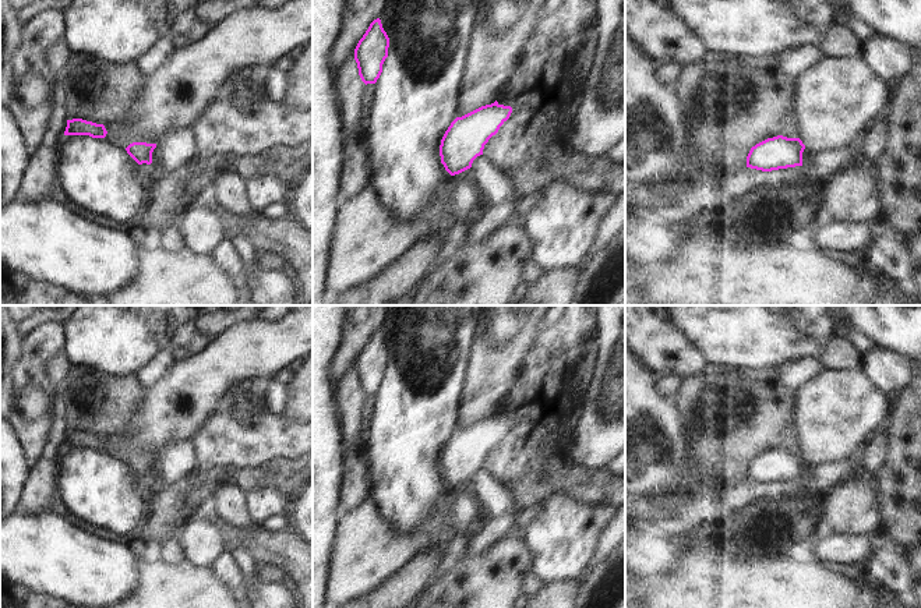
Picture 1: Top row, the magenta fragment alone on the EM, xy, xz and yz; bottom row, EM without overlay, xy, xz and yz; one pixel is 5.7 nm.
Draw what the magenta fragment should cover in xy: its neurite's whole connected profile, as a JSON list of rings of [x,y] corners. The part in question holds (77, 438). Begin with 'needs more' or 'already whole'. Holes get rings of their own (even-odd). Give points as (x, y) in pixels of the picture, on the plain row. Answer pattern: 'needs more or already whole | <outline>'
already whole | [[[82,431],[67,432],[64,448],[89,448],[92,450],[105,450],[107,446],[103,436],[96,436]]]

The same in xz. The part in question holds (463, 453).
already whole | [[[495,413],[456,430],[445,443],[440,457],[441,476],[445,482],[455,488],[470,481],[473,473],[483,467],[484,457],[498,445],[511,425],[511,418],[500,417]]]

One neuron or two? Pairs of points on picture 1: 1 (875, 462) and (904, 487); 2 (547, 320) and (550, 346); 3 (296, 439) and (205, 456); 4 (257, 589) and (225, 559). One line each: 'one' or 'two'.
1: two
2: two
3: one
4: one

